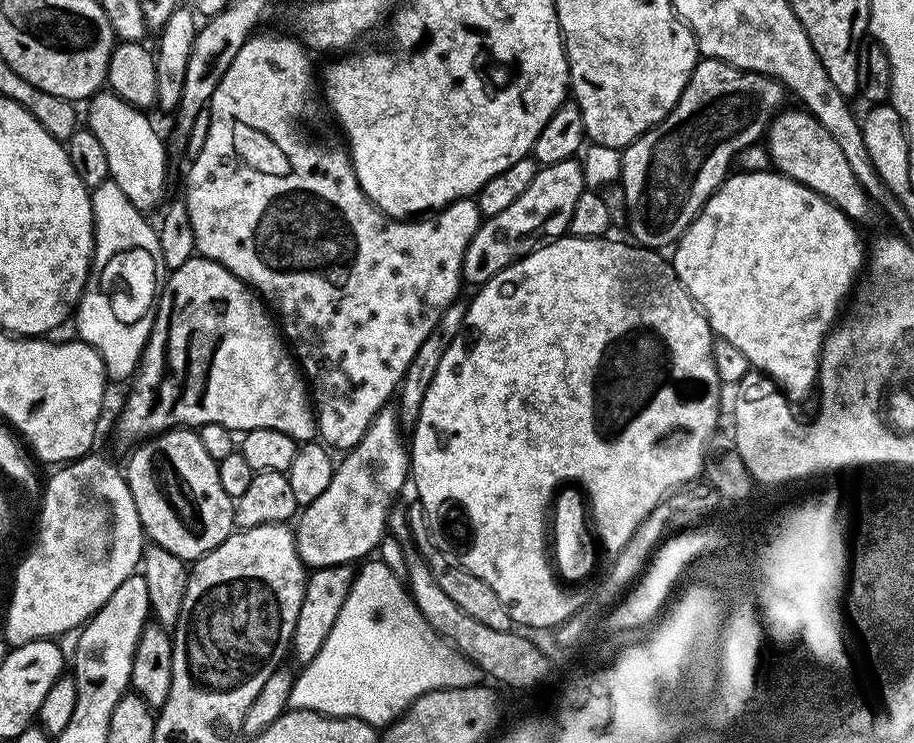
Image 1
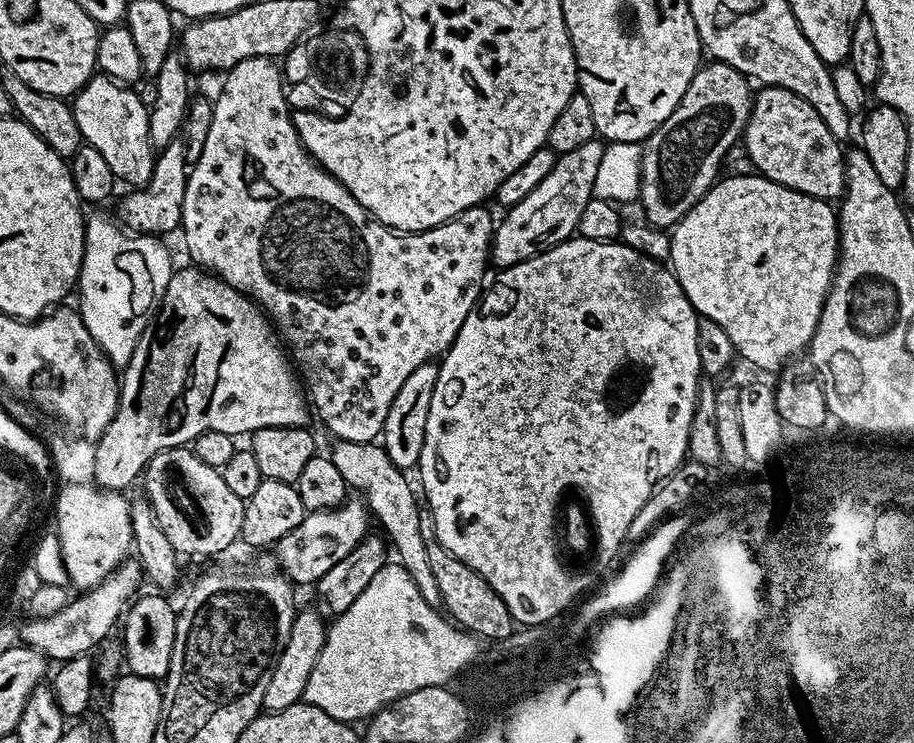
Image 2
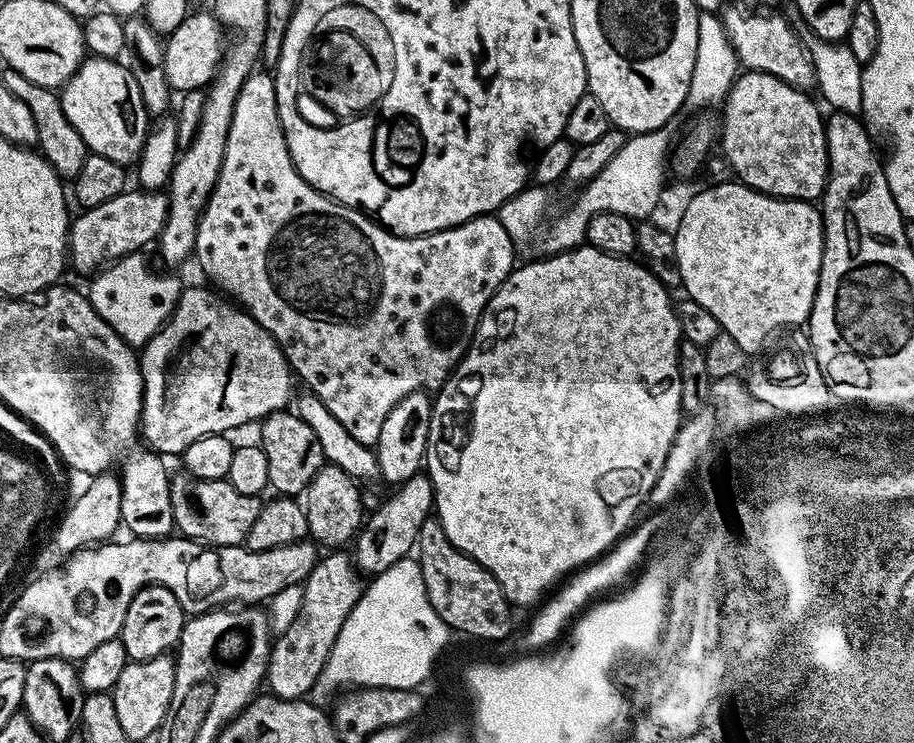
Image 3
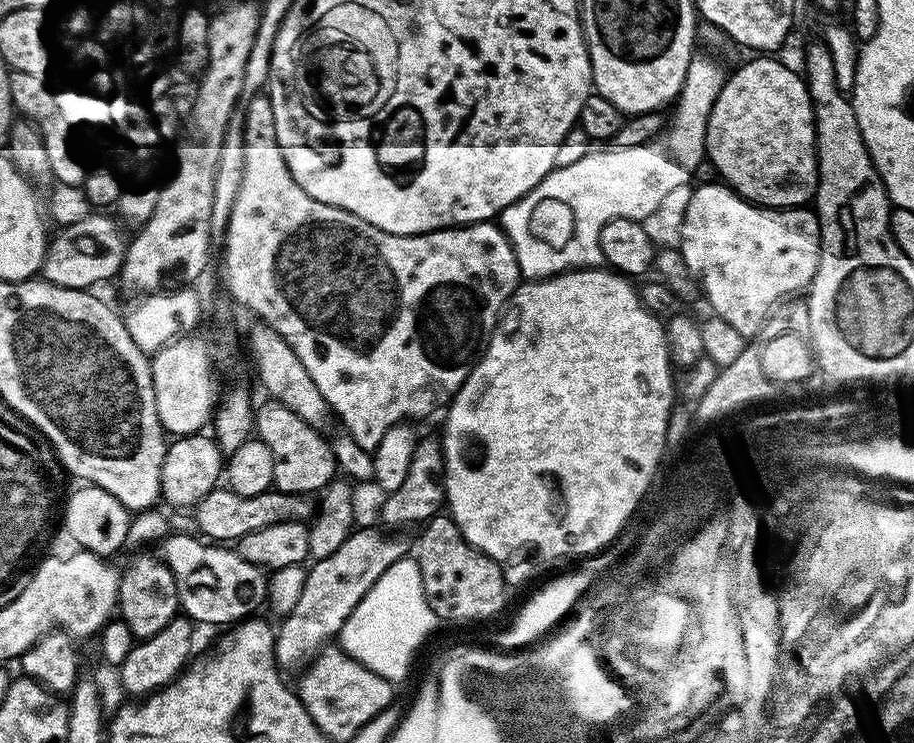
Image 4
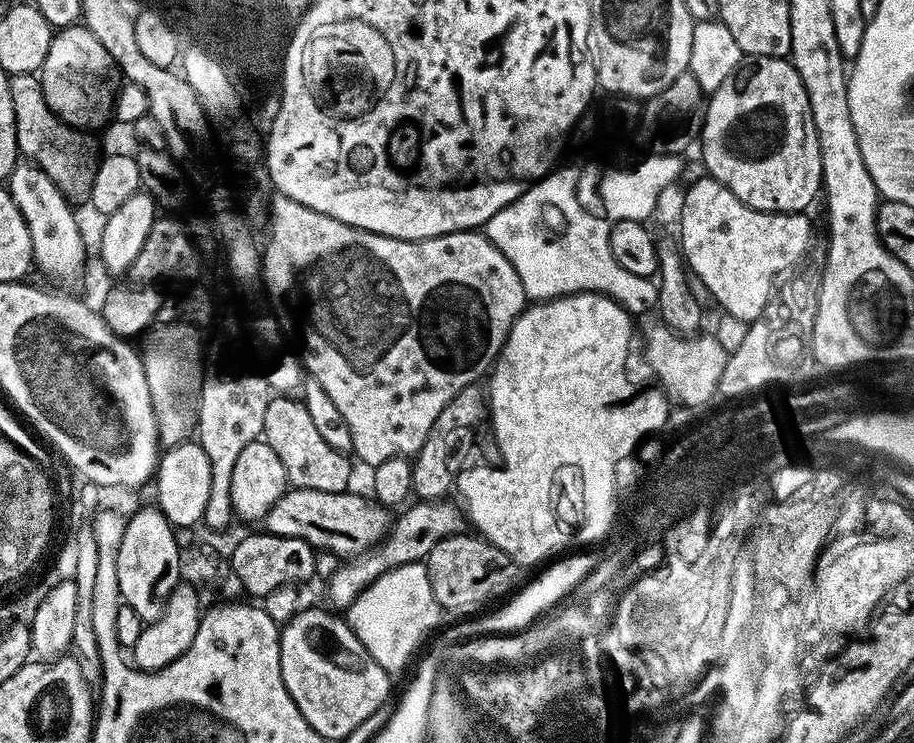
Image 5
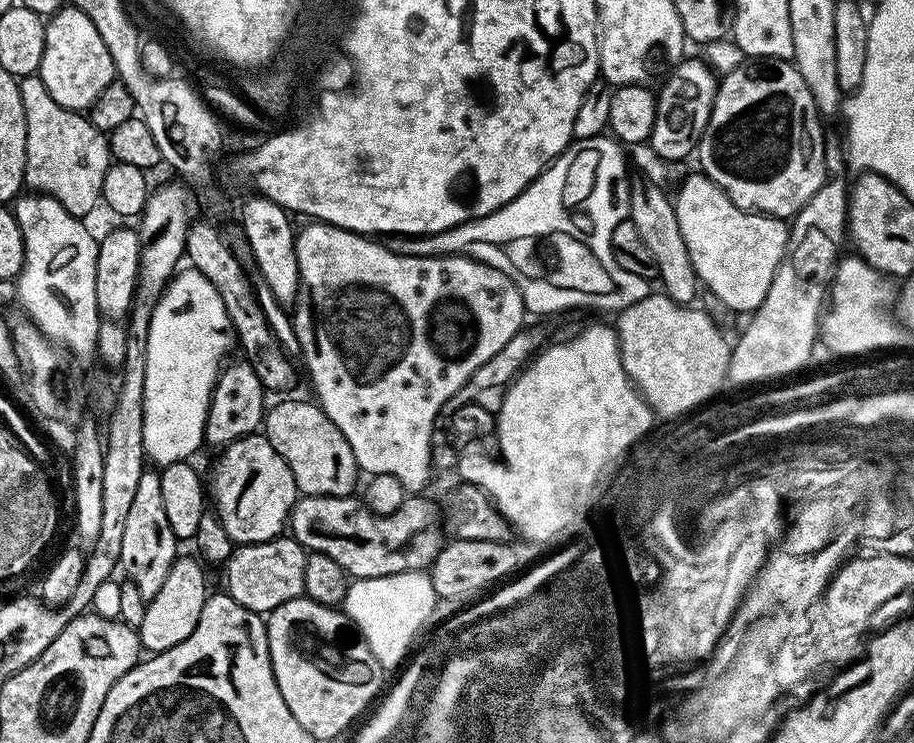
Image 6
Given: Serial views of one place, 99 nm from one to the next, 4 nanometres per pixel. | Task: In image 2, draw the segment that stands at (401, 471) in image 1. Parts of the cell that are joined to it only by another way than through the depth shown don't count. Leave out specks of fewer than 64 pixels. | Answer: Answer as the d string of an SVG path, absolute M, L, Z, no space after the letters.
M348 498L331 511L309 511L302 523L274 545L279 571L293 585L315 585L324 574L350 554L369 535L370 513L359 499Z

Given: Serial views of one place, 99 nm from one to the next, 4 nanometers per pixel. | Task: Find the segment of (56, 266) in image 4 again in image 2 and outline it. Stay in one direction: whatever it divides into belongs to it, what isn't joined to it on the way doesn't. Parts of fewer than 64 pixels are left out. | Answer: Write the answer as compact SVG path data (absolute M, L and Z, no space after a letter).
M183 139L171 141L153 161L153 172L148 183L126 195L118 210L119 221L132 232L141 235L164 236L166 232L176 230L181 222L182 202L185 200L185 188L188 163L185 160L185 144Z

